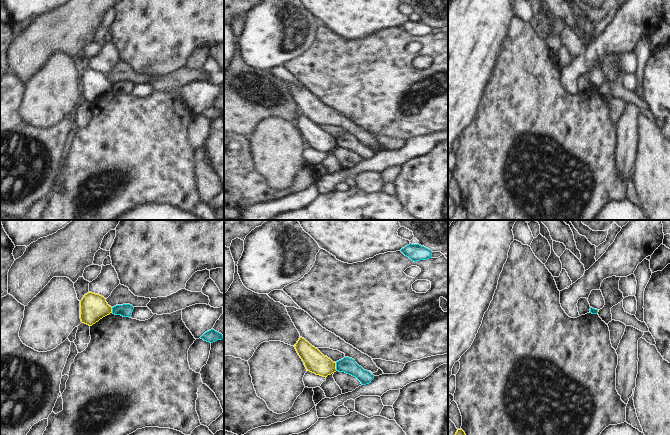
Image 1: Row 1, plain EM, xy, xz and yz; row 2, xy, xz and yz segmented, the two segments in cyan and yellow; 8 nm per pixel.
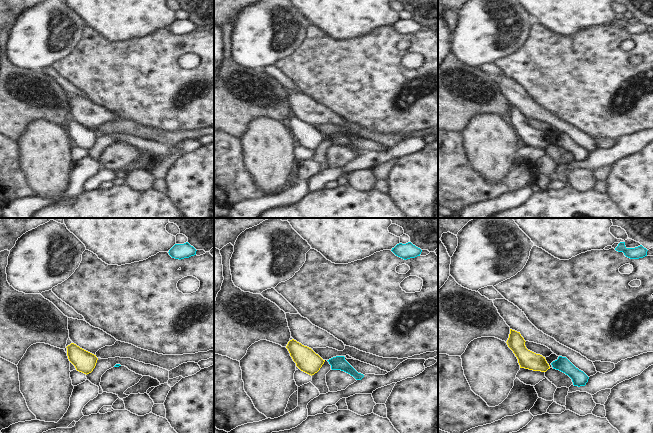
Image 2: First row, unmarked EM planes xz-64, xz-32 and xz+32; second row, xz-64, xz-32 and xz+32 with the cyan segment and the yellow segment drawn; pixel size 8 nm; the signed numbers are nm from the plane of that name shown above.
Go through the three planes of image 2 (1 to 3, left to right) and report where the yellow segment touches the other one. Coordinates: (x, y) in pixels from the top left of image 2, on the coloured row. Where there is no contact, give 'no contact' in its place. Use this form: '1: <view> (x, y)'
1: no contact
2: no contact
3: no contact

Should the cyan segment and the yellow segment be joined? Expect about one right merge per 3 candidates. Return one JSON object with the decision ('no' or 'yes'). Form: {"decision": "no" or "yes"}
{"decision": "no"}

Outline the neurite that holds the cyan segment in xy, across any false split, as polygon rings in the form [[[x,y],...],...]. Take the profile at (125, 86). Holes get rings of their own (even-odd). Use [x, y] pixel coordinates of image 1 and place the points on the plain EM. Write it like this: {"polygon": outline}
{"polygon": [[[130,80],[116,81],[112,83],[112,89],[123,93],[131,93],[134,83]]]}

